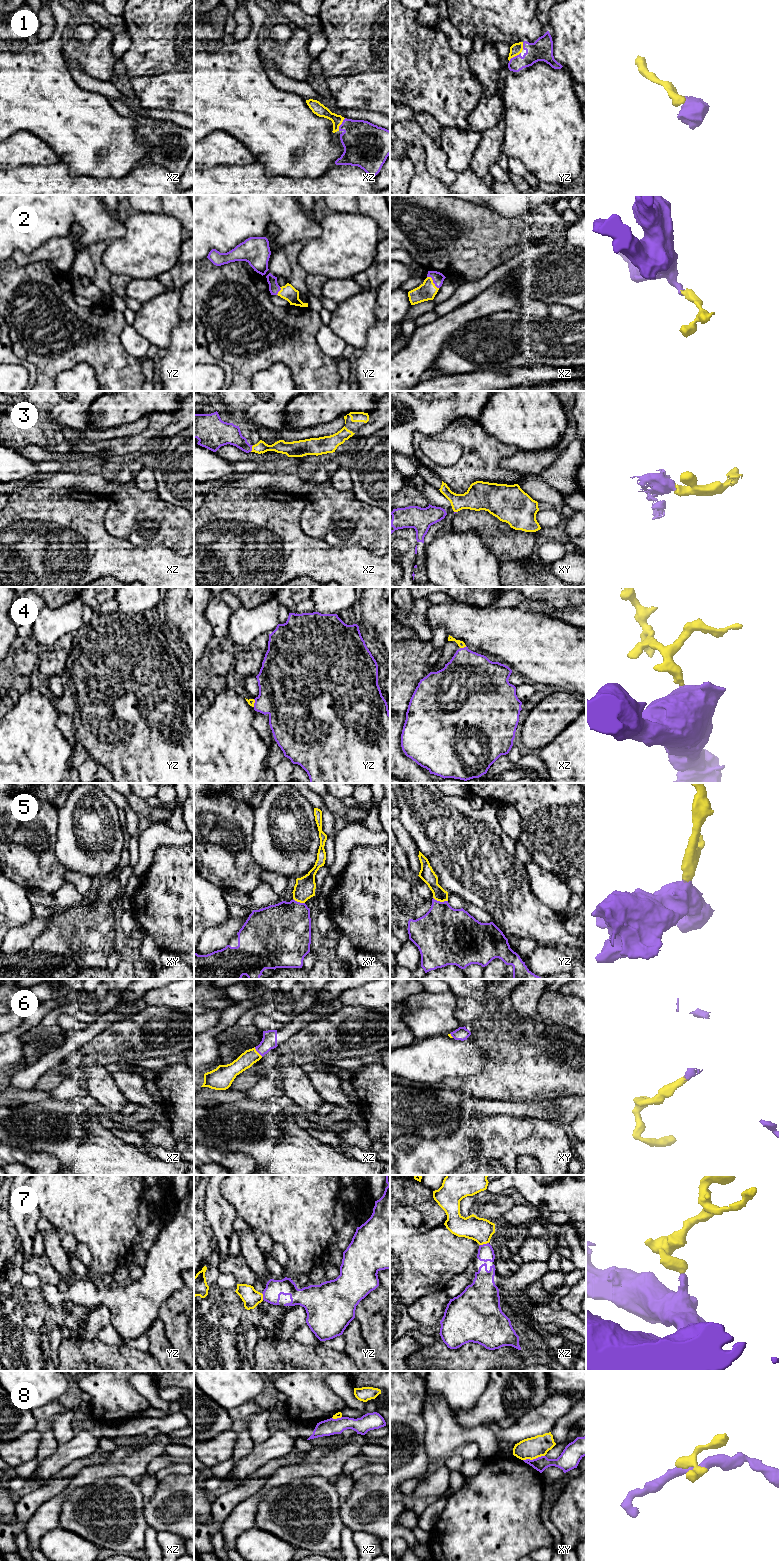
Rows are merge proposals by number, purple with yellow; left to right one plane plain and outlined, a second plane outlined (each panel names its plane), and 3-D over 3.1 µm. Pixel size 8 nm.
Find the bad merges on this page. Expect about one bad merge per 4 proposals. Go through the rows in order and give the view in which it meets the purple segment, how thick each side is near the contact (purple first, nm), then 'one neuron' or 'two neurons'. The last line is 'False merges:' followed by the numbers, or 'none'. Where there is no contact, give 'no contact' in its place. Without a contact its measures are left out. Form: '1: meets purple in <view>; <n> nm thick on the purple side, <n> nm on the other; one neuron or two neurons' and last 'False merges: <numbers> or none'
1: meets purple in xz; 360 nm thick on the purple side, 100 nm on the other; one neuron
2: meets purple in xz; 90 nm thick on the purple side, 140 nm on the other; one neuron
3: meets purple in xz; 180 nm thick on the purple side, 100 nm on the other; one neuron
4: meets purple in xz; 400 nm thick on the purple side, 60 nm on the other; one neuron
5: meets purple in yz; 400 nm thick on the purple side, 120 nm on the other; one neuron
6: meets purple in xz; 130 nm thick on the purple side, 120 nm on the other; one neuron
7: meets purple in xz; 130 nm thick on the purple side, 190 nm on the other; one neuron
8: meets purple in xy; 120 nm thick on the purple side, 180 nm on the other; two neurons
False merges: 8

